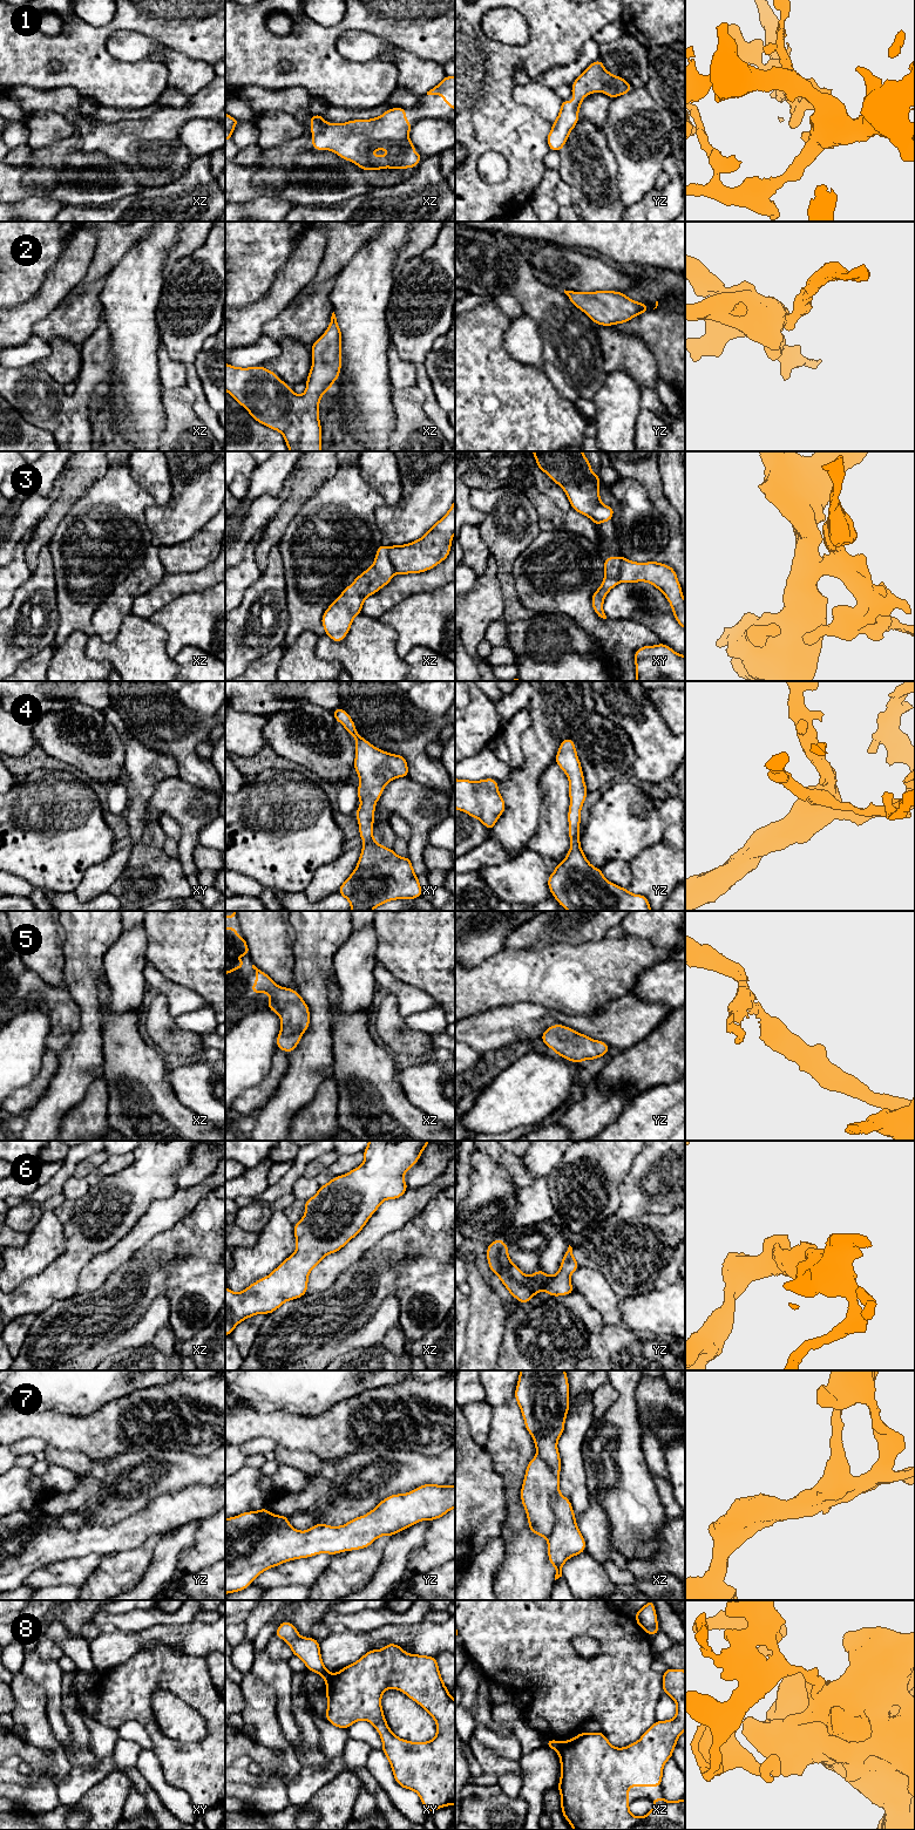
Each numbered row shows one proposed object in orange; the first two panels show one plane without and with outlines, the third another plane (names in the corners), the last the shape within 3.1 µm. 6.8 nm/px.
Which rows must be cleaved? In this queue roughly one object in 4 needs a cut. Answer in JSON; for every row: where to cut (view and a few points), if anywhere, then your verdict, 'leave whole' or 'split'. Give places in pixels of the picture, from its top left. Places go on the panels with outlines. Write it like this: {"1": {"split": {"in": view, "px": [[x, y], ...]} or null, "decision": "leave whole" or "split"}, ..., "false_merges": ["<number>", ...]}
{"1": {"split": null, "decision": "leave whole"}, "2": {"split": null, "decision": "leave whole"}, "3": {"split": {"in": "xz", "px": [[387, 548], [390, 562], [397, 572]]}, "decision": "split"}, "4": {"split": null, "decision": "leave whole"}, "5": {"split": null, "decision": "leave whole"}, "6": {"split": null, "decision": "leave whole"}, "7": {"split": null, "decision": "leave whole"}, "8": {"split": {"in": "xz", "px": [[566, 1741], [558, 1753]]}, "decision": "split"}, "false_merges": ["3", "8"]}

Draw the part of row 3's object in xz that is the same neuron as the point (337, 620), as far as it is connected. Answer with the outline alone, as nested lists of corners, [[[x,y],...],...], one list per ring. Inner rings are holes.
[[[380,545],[372,566],[358,576],[323,614],[325,634],[340,642],[350,632],[353,619],[361,613],[365,599],[386,586],[395,574],[388,547]]]

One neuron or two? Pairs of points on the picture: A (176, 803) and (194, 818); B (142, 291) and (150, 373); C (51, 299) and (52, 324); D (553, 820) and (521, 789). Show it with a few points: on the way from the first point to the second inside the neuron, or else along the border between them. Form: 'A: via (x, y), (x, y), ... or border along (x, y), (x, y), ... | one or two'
A: via (181, 805), (189, 814) | one
B: via (142, 311), (142, 353) | one
C: border along (69, 291), (34, 325), (33, 332) | two
D: border along (539, 782), (542, 814), (539, 829), (533, 835) | two

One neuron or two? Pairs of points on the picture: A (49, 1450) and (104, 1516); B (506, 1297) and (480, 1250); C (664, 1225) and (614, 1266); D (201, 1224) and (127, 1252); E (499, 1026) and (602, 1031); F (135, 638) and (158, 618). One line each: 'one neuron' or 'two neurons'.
A: two neurons
B: one neuron
C: one neuron
D: two neurons
E: one neuron
F: two neurons

